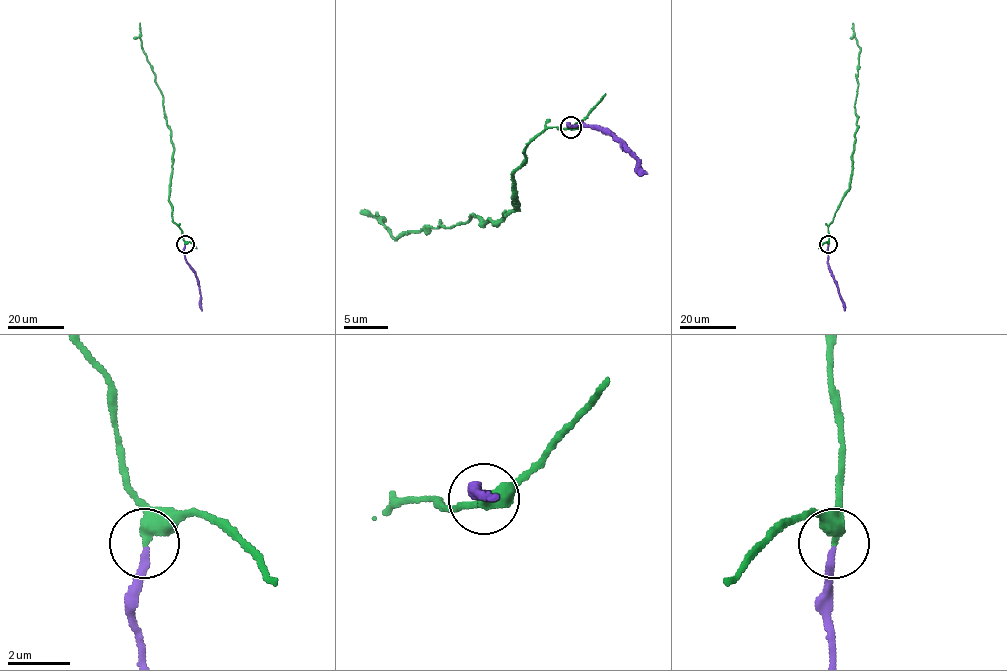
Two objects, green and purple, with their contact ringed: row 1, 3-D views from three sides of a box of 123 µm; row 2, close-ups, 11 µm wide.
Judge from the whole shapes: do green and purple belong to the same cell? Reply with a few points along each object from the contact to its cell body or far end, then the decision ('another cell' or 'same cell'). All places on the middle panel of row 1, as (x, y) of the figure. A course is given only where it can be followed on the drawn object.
green runs (571, 126), (549, 126), (523, 150), (511, 187), (517, 209), (497, 220), (478, 216), (395, 237), (374, 216); purple runs (571, 126), (597, 126), (631, 150), (637, 165), (646, 172); same cell

